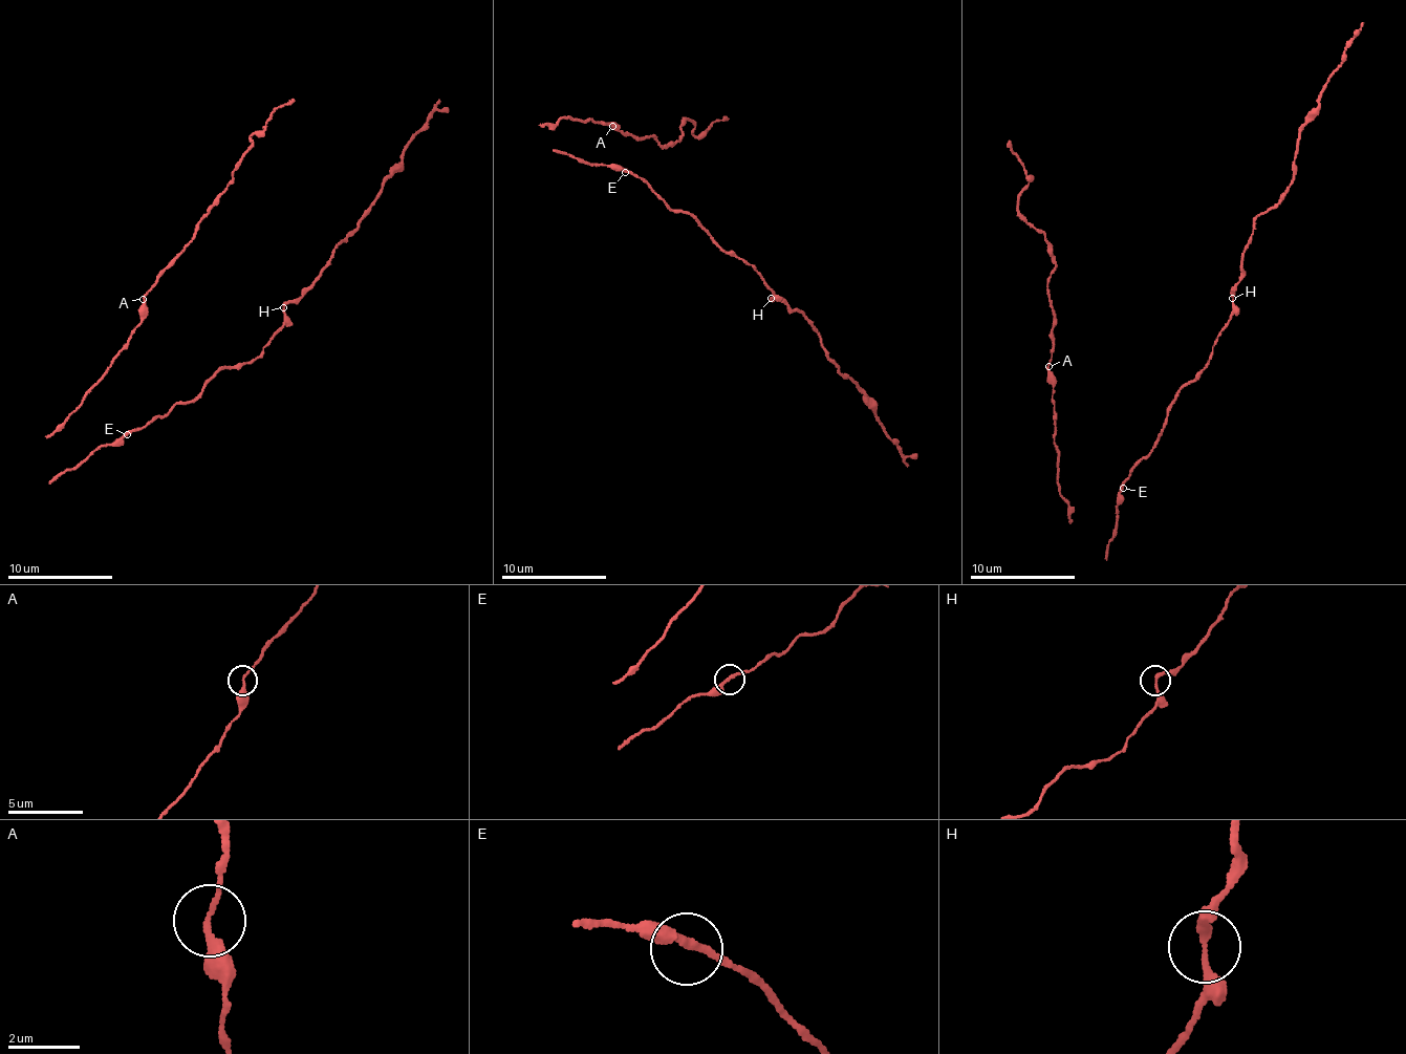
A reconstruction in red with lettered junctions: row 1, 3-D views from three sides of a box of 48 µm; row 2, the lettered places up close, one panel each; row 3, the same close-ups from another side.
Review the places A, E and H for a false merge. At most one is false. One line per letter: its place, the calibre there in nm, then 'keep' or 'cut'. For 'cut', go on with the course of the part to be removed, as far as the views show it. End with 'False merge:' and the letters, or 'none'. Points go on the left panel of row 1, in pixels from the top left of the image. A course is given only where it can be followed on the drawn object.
A: at (143, 299); 220 nm thick; keep
E: at (127, 434); 220 nm thick; keep
H: at (283, 307); 220 nm thick; keep
False merge: none

